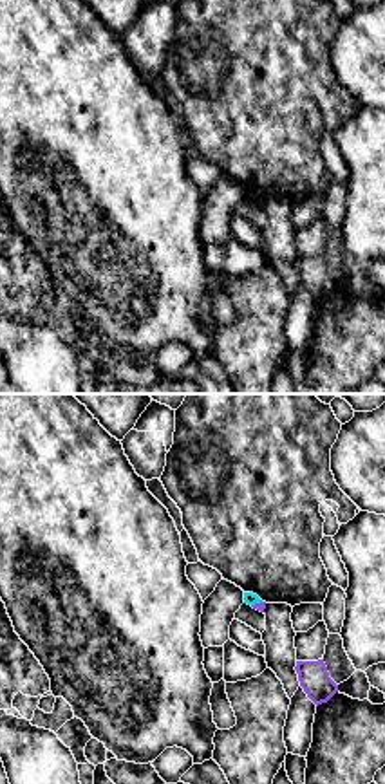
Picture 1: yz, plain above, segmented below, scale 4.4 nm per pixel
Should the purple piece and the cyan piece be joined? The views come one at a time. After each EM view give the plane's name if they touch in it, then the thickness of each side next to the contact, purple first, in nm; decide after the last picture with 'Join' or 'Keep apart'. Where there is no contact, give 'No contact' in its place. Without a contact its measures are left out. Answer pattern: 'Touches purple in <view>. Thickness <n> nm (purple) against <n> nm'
Touches purple in yz. Thickness 40 nm (purple) against 60 nm

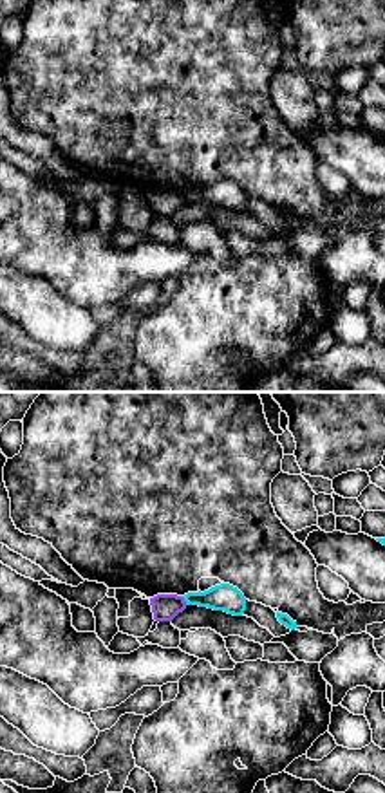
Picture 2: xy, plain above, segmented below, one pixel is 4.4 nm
Touches purple in xy. Thickness 120 nm (purple) against 120 nm

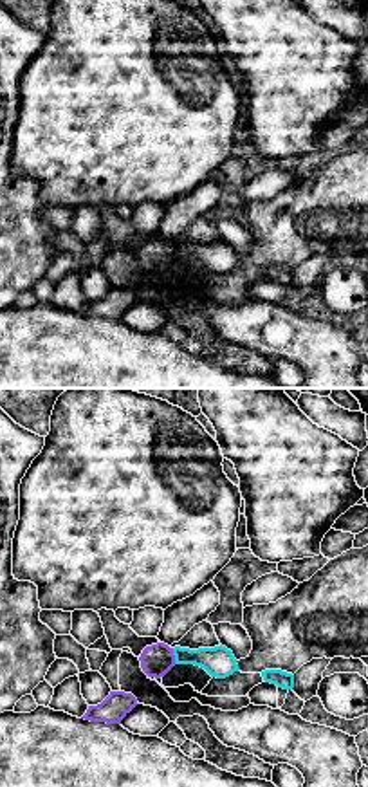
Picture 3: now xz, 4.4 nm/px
Touches purple in xz. Thickness 140 nm (purple) against 140 nm

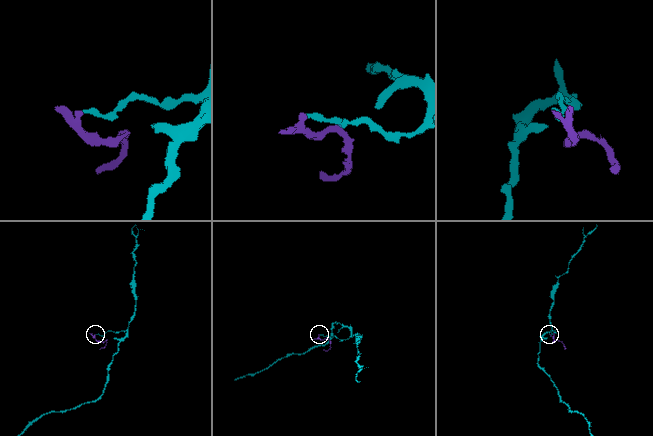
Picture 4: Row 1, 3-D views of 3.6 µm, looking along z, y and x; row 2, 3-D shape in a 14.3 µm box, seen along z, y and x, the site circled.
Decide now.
Keep apart

